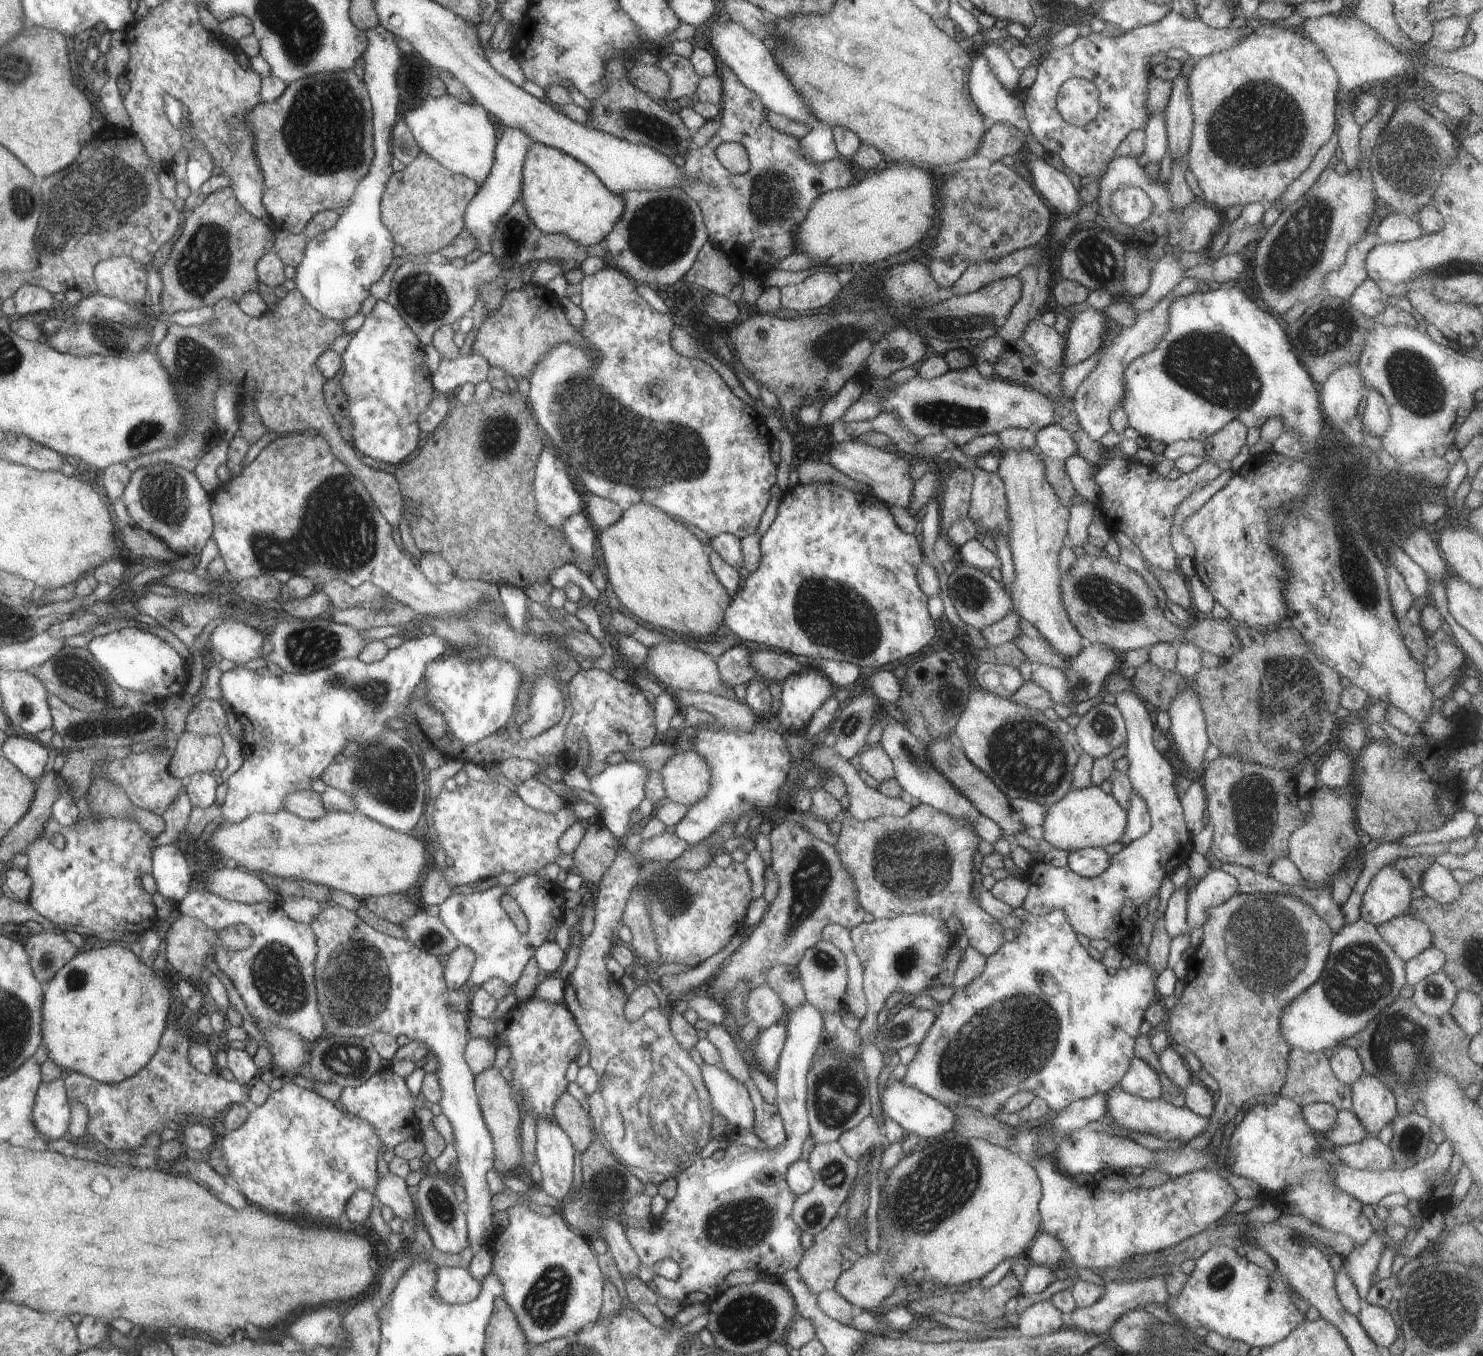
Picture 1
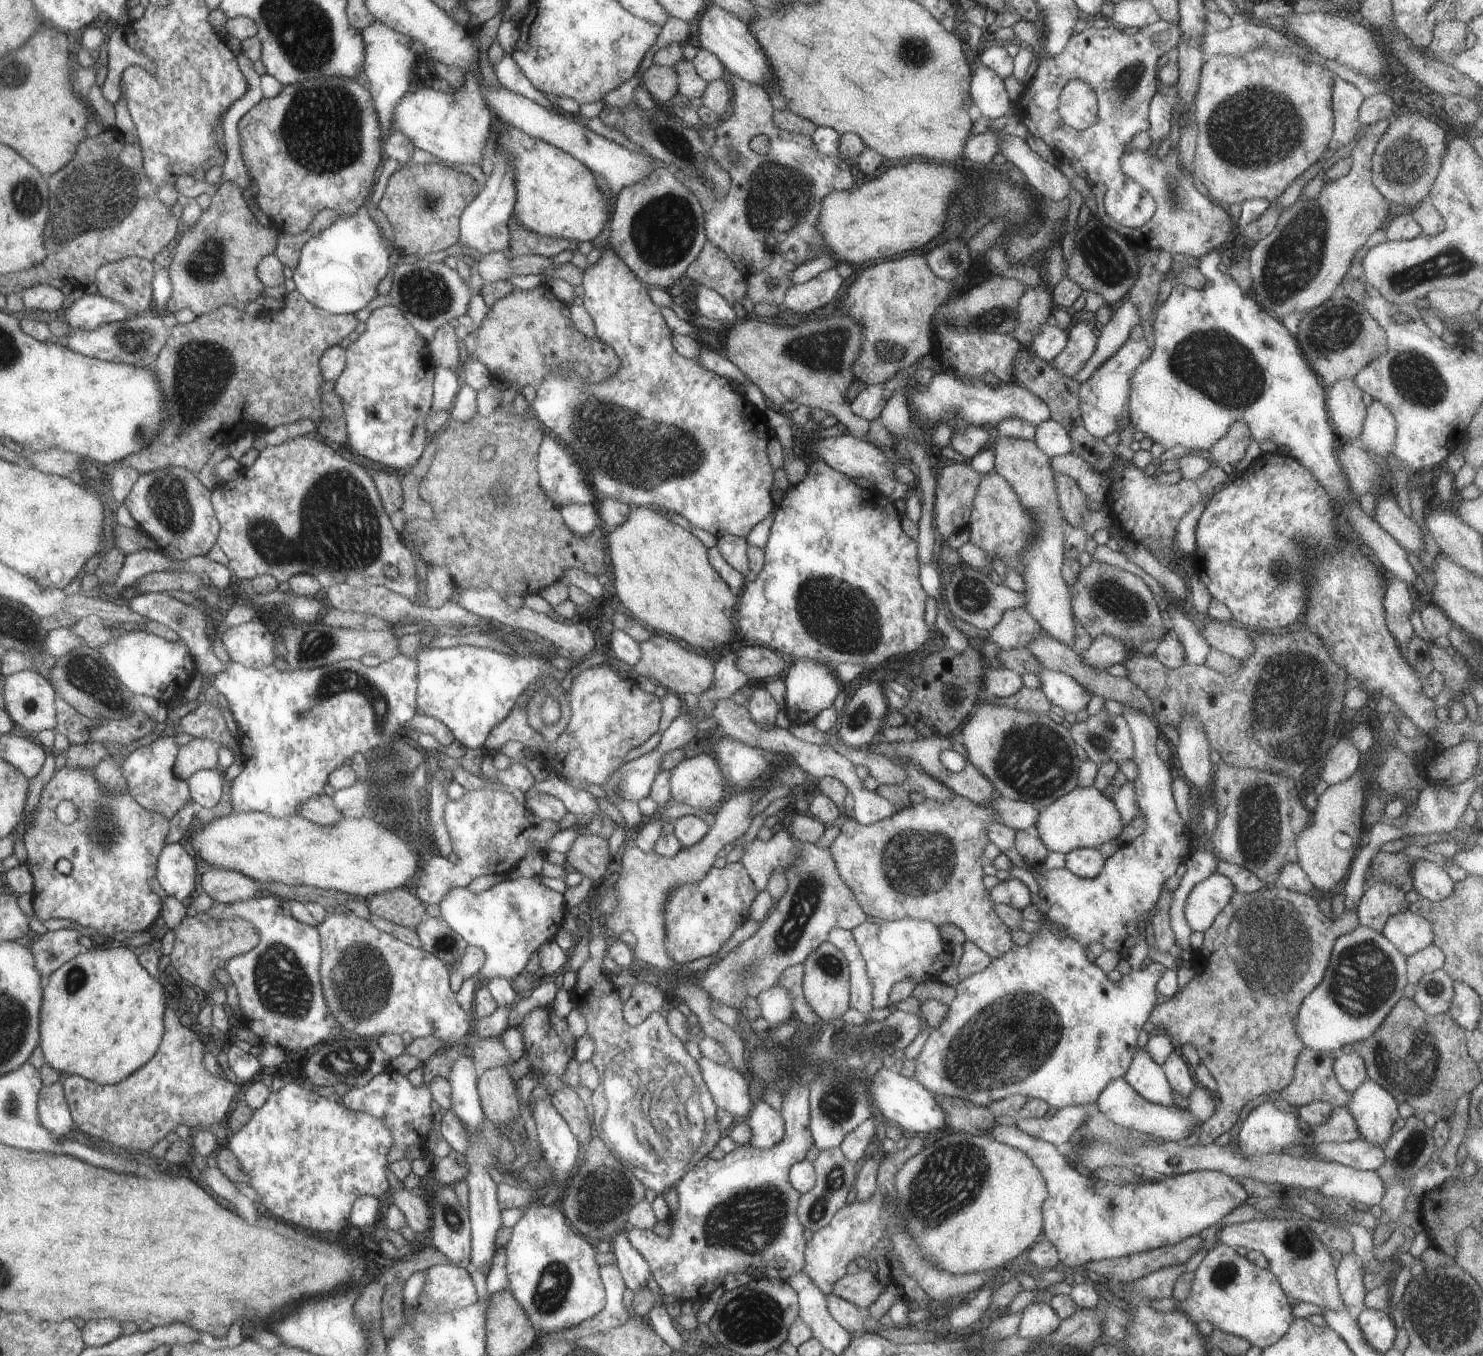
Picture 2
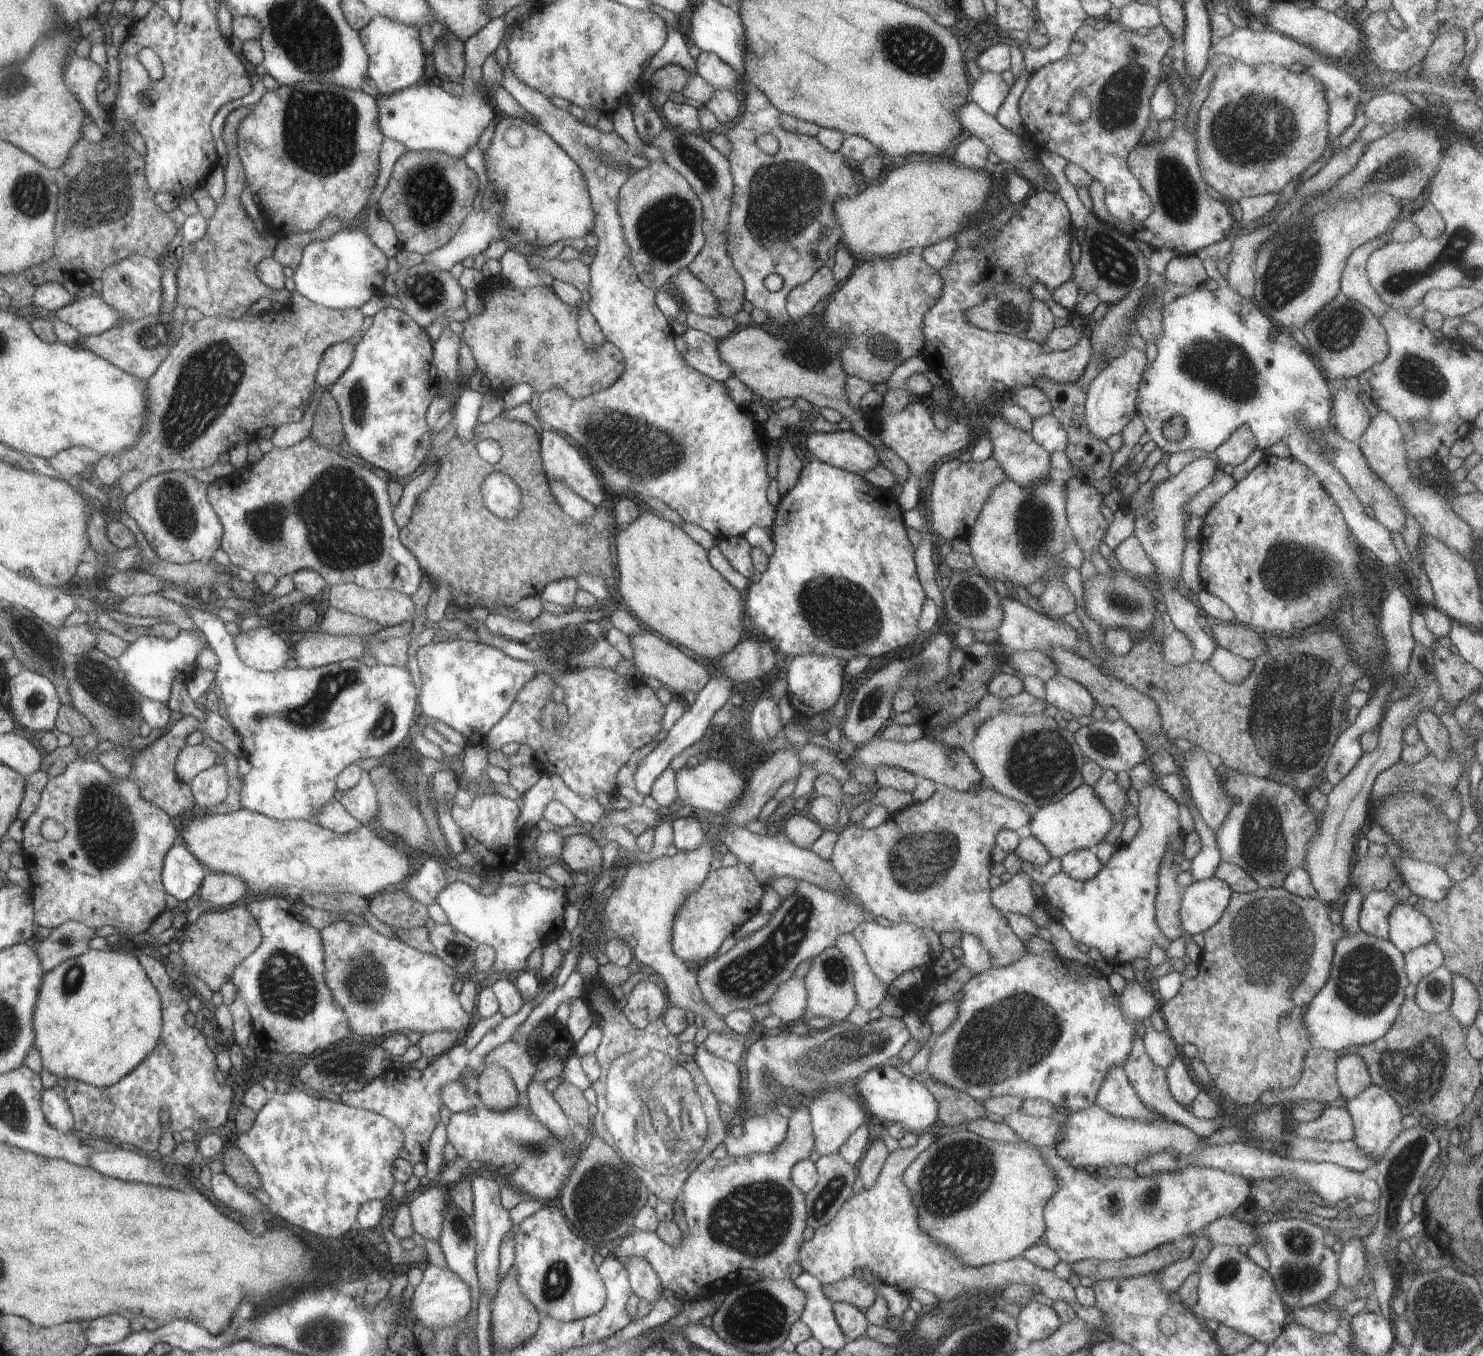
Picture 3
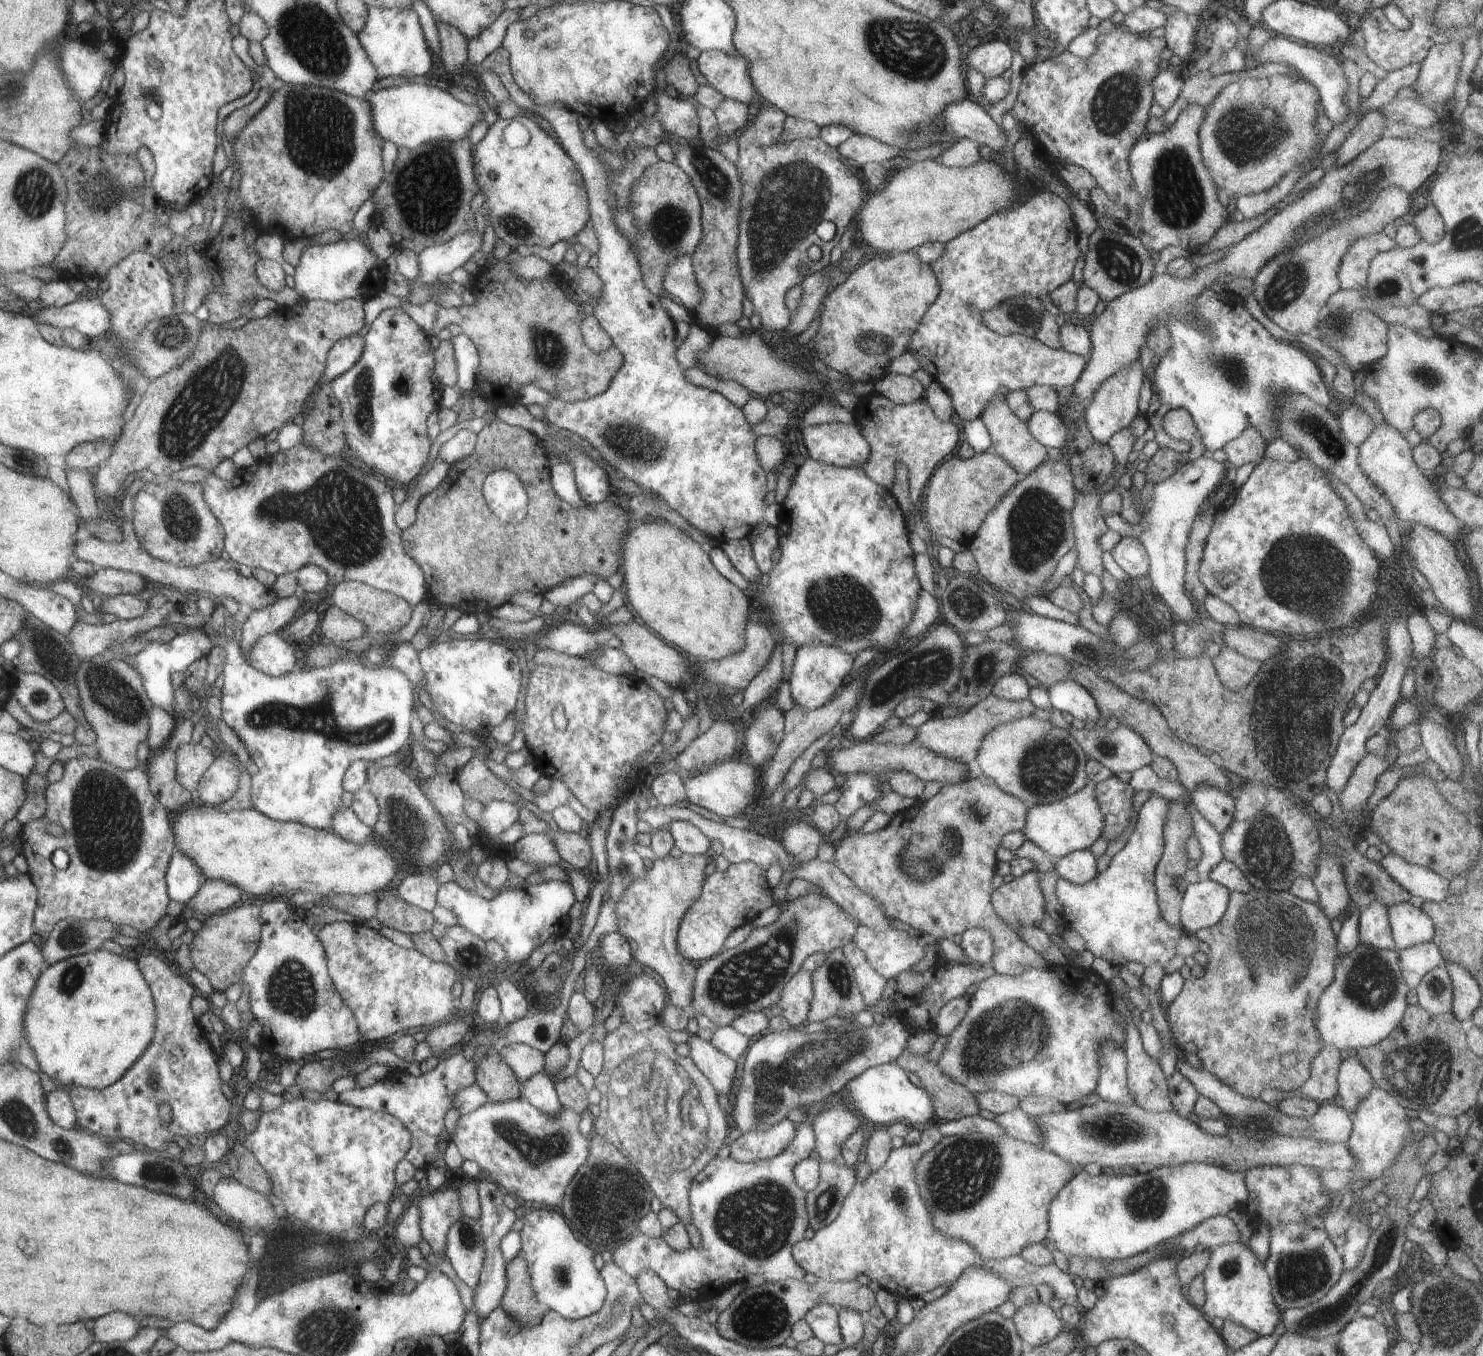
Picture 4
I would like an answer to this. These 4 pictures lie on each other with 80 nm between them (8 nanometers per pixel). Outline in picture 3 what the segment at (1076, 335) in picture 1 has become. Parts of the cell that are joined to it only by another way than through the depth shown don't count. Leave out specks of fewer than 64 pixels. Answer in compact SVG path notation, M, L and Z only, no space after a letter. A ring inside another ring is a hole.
M1042 190L1041 192L1036 192L1032 196L1028 197L1026 204L1023 208L1020 208L1019 211L1014 212L1011 218L1000 228L999 230L992 230L992 220L986 219L980 221L978 225L966 227L963 231L960 231L954 240L958 243L957 249L954 251L954 254L950 257L950 260L939 270L941 279L943 280L943 293L942 296L938 299L938 302L928 309L928 312L924 315L923 318L923 347L921 354L928 366L942 378L943 382L946 385L949 385L954 389L955 394L961 399L964 405L967 407L978 407L982 405L986 400L990 400L992 396L992 390L994 390L994 382L1004 382L1008 386L1007 390L1010 392L1016 392L1024 387L1029 387L1034 385L1037 379L1048 379L1049 381L1055 383L1076 383L1080 380L1083 375L1086 365L1090 362L1090 357L1092 354L1092 347L1089 338L1083 334L1083 337L1078 341L1078 344L1075 344L1072 348L1069 348L1065 351L1045 351L1045 348L1034 342L1033 340L1028 340L1026 337L1019 337L1016 335L1011 335L1008 333L993 333L981 328L978 328L976 325L972 324L972 321L969 321L969 318L965 315L965 312L975 307L976 305L981 305L986 299L991 291L994 291L1000 285L1018 285L1019 287L1025 289L1032 289L1033 280L1038 280L1045 287L1052 288L1054 285L1064 283L1066 279L1070 279L1073 272L1072 261L1070 261L1070 241L1074 236L1075 228L1071 223L1071 214L1064 202L1064 199L1054 191Z

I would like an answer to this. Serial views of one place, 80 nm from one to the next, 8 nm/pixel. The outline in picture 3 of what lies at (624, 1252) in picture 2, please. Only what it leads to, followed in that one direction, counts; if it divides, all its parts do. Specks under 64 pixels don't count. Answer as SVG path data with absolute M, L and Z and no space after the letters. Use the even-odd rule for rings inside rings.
M631 1257L624 1266L629 1273L632 1292L654 1306L660 1300L664 1287L652 1265L643 1258Z

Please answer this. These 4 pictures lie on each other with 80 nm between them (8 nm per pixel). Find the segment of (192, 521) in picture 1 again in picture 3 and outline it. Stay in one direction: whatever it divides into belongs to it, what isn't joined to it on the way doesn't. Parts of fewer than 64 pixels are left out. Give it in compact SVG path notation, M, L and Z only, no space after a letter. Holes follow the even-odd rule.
M182 471L147 476L146 481L127 496L125 510L130 517L134 518L149 547L156 552L158 558L177 565L194 561L212 561L212 556L220 548L220 540L223 540L225 534L220 517L213 506L210 506L208 485Z

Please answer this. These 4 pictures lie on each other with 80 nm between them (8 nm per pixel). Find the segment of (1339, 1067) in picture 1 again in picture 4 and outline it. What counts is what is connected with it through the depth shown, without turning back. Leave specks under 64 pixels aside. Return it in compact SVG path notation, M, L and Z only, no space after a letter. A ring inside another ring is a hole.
M1356 1056L1342 1061L1337 1079L1338 1104L1354 1116L1362 1099L1375 1089L1375 1080Z

